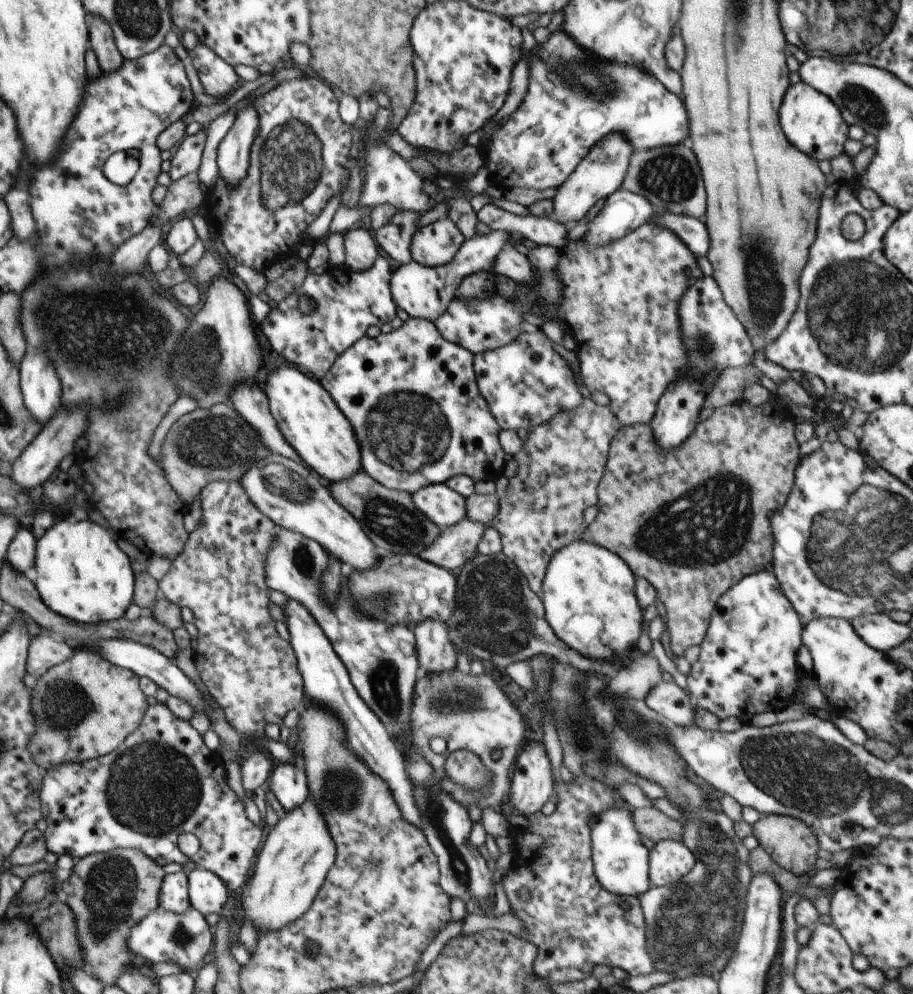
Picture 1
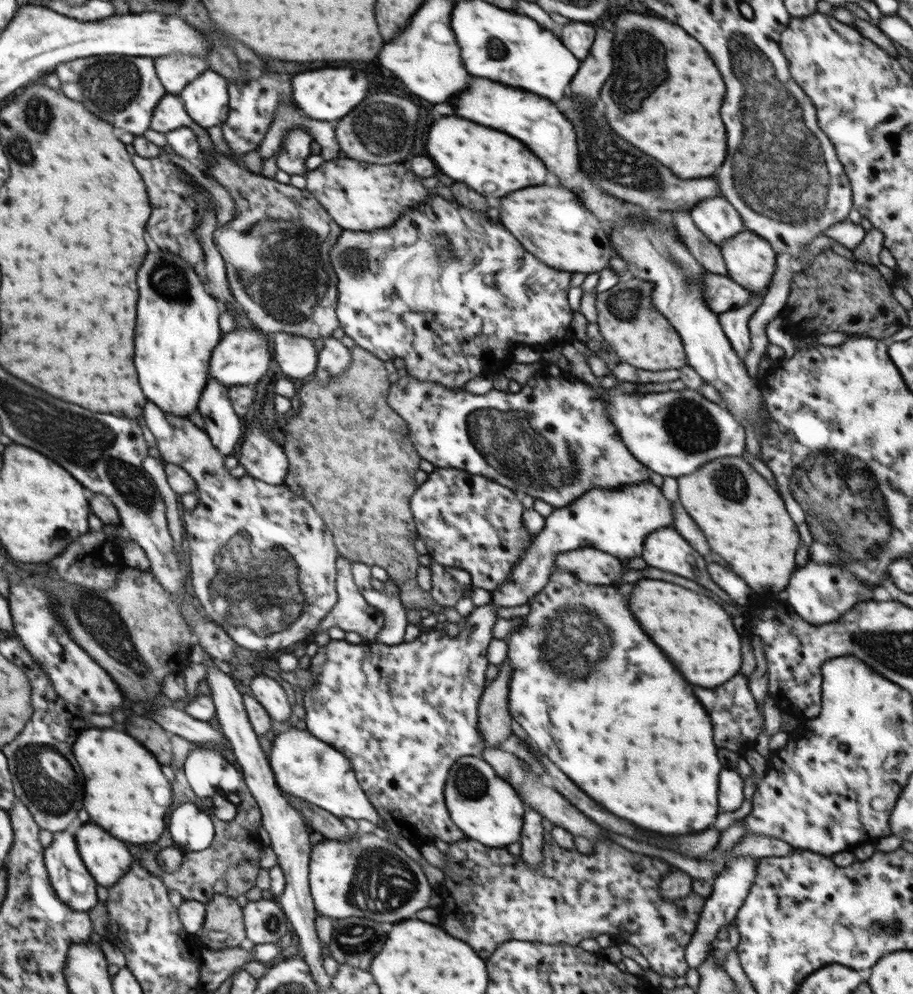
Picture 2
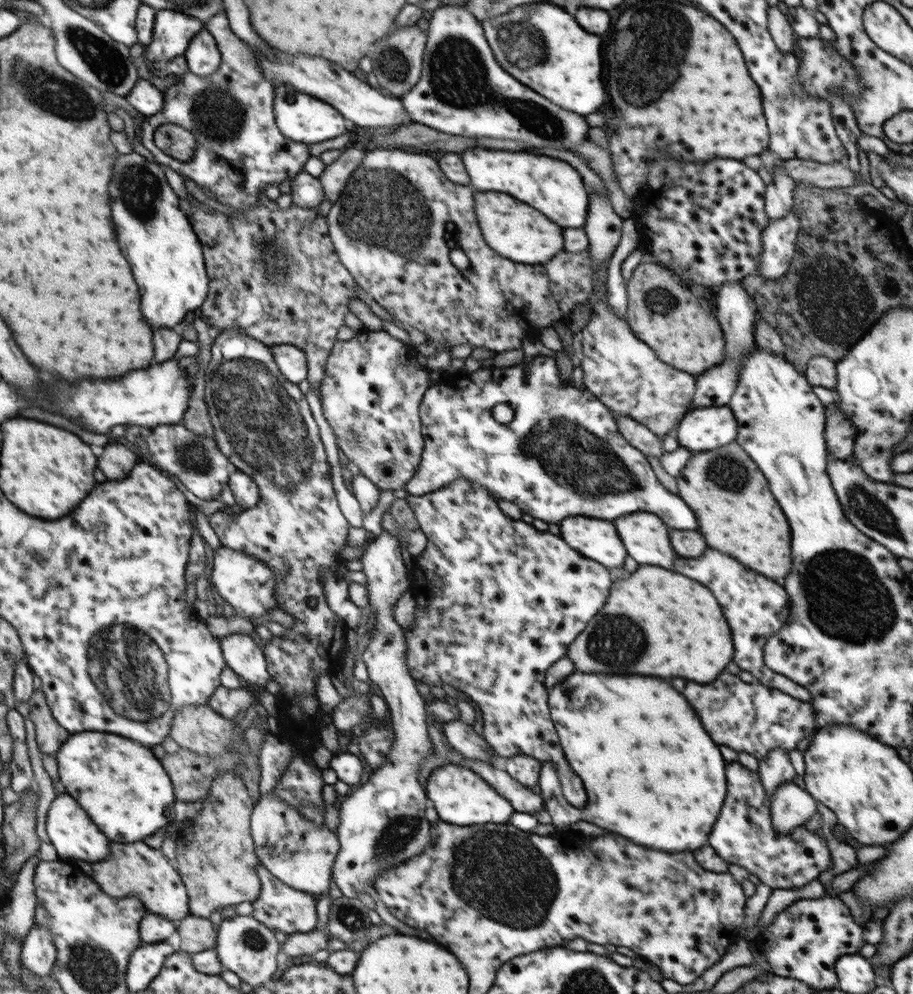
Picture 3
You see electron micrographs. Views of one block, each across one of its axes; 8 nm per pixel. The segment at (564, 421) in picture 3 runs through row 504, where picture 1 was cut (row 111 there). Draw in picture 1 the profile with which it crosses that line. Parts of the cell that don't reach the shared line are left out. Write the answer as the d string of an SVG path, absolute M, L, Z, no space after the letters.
M559 27L549 38L548 43L544 45L537 44L535 56L532 58L530 66L529 84L526 96L520 106L520 109L510 116L506 124L500 126L498 131L488 142L488 158L484 164L488 164L490 171L489 180L497 187L496 189L506 192L511 188L527 188L534 190L548 190L548 188L558 188L567 178L569 174L574 172L577 164L586 156L586 153L604 136L613 132L621 132L634 148L655 149L660 146L670 147L674 144L682 144L688 138L688 114L684 108L684 102L678 98L673 92L670 92L655 76L645 71L645 68L618 66L618 64L610 64L604 62L600 58L596 58L594 54L586 54L582 48L578 48L579 44L574 42L572 37L569 37Z

